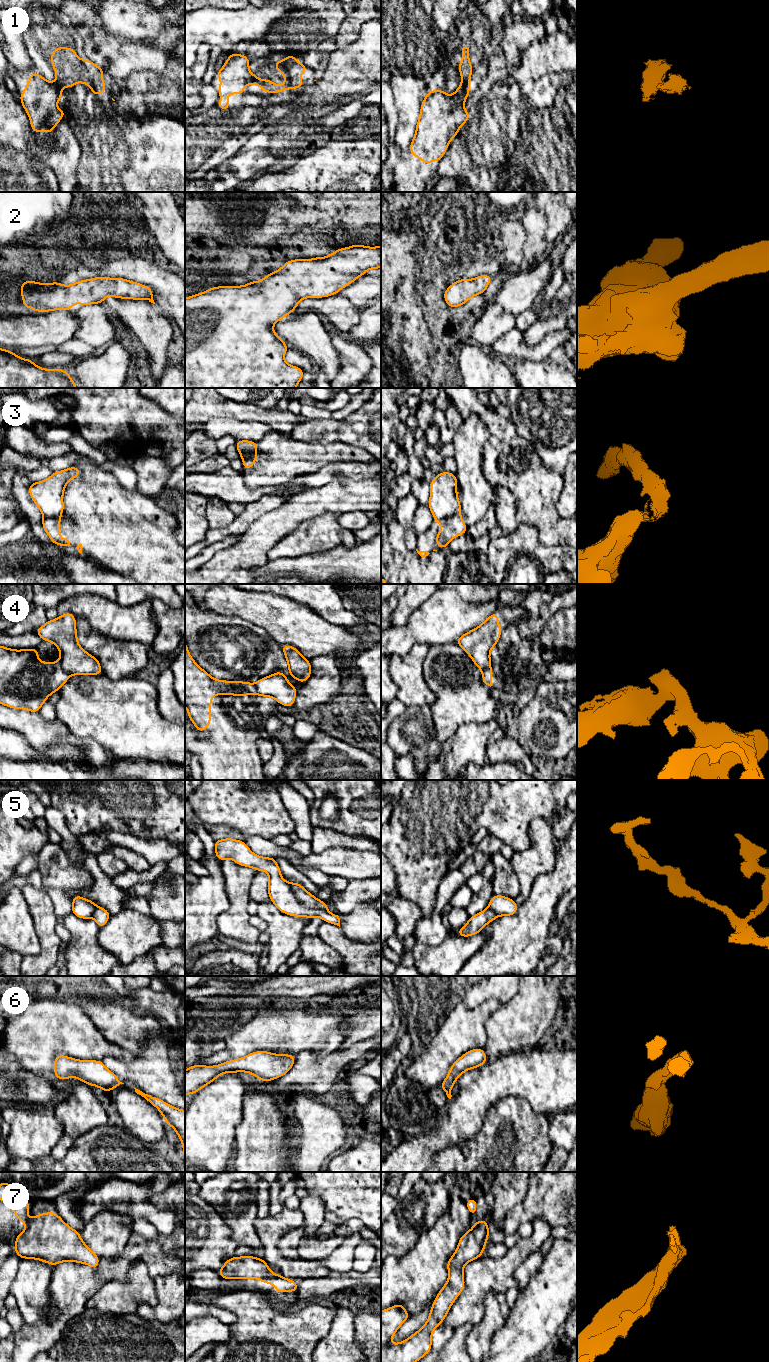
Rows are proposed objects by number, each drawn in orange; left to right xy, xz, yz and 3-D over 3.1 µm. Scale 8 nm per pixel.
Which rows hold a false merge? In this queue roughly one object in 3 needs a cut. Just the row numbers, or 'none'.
1, 3, 4, 5, 7

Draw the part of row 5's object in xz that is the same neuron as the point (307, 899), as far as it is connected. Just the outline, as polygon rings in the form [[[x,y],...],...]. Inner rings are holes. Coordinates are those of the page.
[[[297,882],[289,883],[292,892],[296,898],[307,908],[321,908],[328,909],[328,904],[324,901],[317,899],[313,894],[309,893],[301,884]]]

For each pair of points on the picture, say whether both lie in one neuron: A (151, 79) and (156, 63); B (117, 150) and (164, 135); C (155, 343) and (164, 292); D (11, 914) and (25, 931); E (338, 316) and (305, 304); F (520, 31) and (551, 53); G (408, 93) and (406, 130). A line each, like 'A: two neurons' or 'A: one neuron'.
A: two neurons
B: one neuron
C: two neurons
D: one neuron
E: one neuron
F: two neurons
G: one neuron

